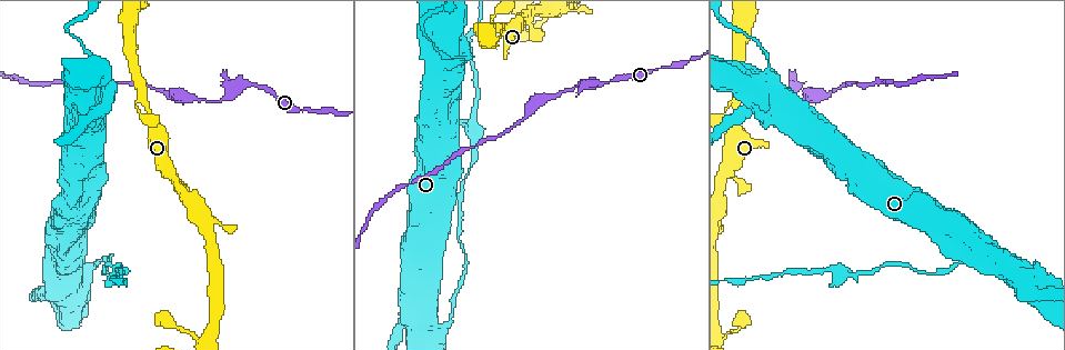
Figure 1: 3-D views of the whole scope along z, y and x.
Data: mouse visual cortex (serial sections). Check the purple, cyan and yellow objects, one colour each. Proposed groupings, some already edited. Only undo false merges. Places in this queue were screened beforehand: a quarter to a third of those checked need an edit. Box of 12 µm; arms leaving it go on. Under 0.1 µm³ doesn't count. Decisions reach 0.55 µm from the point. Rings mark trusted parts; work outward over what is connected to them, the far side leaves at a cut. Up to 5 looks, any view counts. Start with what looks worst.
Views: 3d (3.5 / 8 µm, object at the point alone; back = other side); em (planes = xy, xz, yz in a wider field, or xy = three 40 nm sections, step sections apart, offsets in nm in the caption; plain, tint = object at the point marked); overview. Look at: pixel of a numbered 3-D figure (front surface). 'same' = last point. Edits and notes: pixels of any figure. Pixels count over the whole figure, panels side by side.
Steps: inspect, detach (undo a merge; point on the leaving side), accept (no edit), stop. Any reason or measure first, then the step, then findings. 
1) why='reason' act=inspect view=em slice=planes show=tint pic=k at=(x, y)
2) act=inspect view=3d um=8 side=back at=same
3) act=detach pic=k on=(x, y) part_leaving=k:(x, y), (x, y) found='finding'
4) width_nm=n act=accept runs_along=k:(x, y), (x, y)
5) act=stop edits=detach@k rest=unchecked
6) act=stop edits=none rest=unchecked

why='sudden change in width' act=inspect view=3d um=8 pic=1 at=(601, 84)

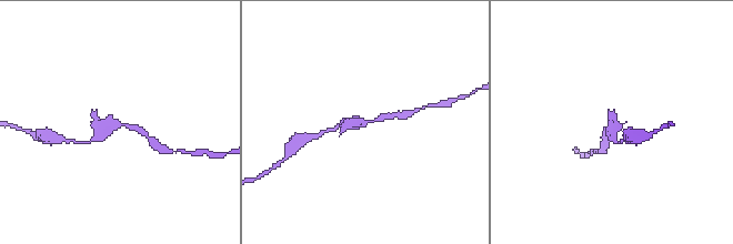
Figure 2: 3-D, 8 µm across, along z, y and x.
act=inspect view=3d um=3.5 pic=2 at=(611, 123)

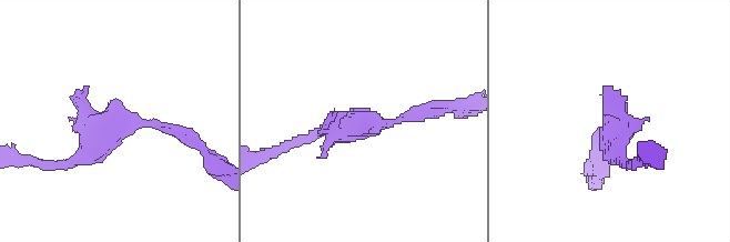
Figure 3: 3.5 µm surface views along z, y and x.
why='need the tissue' act=inspect view=em slice=xy step=2 show=tint pic=3 at=(377, 121)

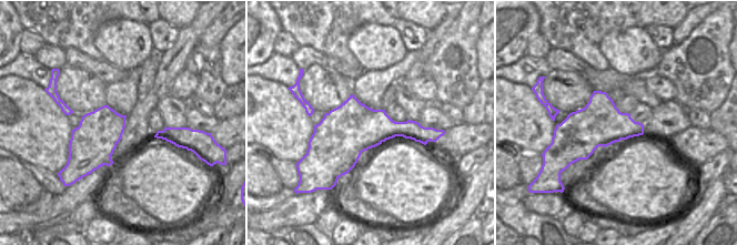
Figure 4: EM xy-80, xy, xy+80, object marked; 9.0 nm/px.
act=accept runs_along=3:(447, 109), (392, 123), (321, 129) found='continuous, no second cell'

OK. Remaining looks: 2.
act=inspect view=3d um=3.5 pic=1 at=(734, 99)

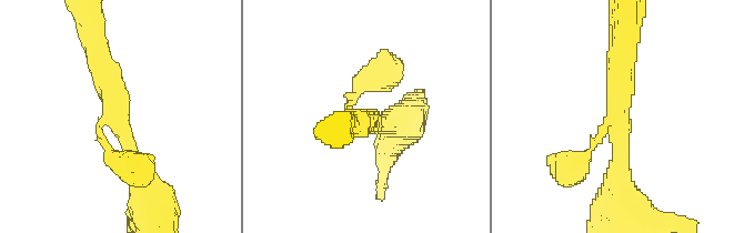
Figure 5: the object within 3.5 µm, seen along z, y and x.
arms=3 arm_widths_nm=150,300,400 why='now the EM' act=inspect view=em slice=xy step=5 show=tint pic=5 at=(113, 114)

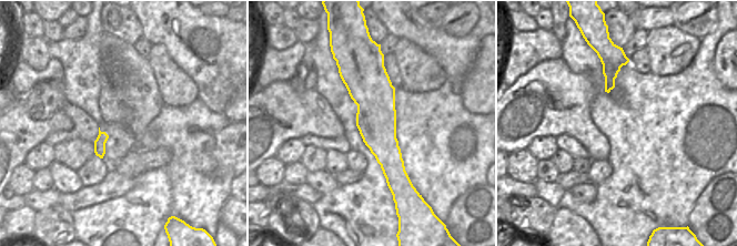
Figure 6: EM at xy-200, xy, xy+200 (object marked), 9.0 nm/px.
act=accept runs_along=5:(146, 184), (94, 48) found='all the same cell'

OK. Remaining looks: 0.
act=stop edits=none rest=unchecked

